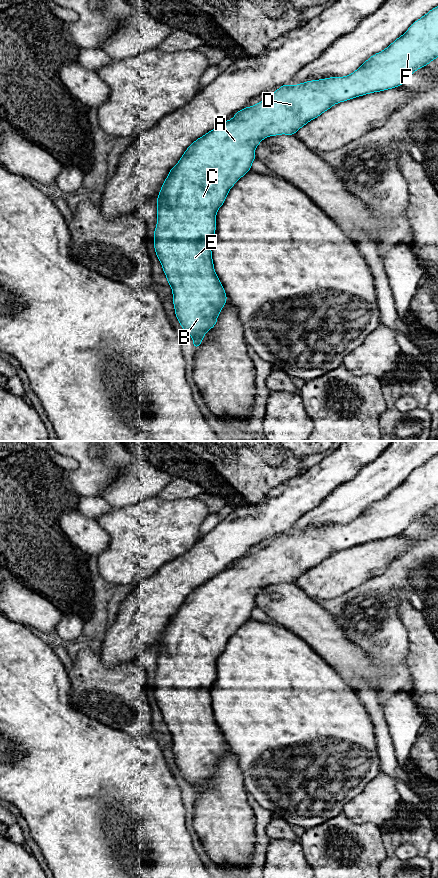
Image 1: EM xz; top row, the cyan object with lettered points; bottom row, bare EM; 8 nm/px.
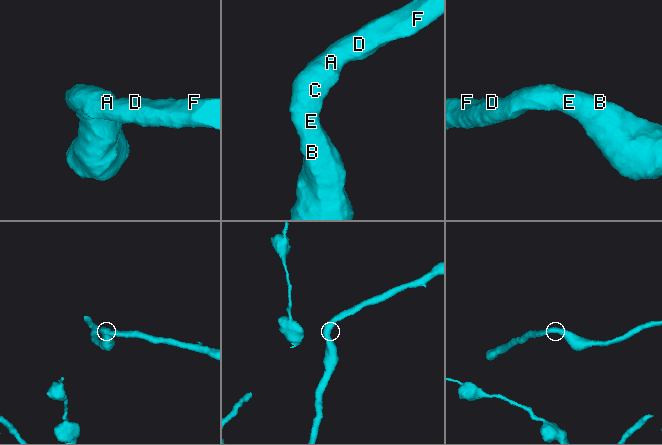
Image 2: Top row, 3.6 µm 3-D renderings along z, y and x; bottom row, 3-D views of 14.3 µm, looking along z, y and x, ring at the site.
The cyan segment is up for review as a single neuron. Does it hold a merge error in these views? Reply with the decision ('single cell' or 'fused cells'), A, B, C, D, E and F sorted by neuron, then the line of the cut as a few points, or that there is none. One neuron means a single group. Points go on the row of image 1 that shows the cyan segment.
single cell | A B C D E F | no cut

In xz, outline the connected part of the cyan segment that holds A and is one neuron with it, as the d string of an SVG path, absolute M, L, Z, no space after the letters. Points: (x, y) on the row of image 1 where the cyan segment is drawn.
M438 6L350 75L311 80L294 86L284 84L267 99L241 109L233 119L226 120L186 149L179 162L170 169L157 197L154 249L172 288L175 315L181 327L192 337L194 349L201 345L207 331L216 325L227 301L214 270L210 246L216 231L216 213L234 184L251 170L256 159L255 148L269 136L294 135L337 103L401 86L412 73L437 57Z

